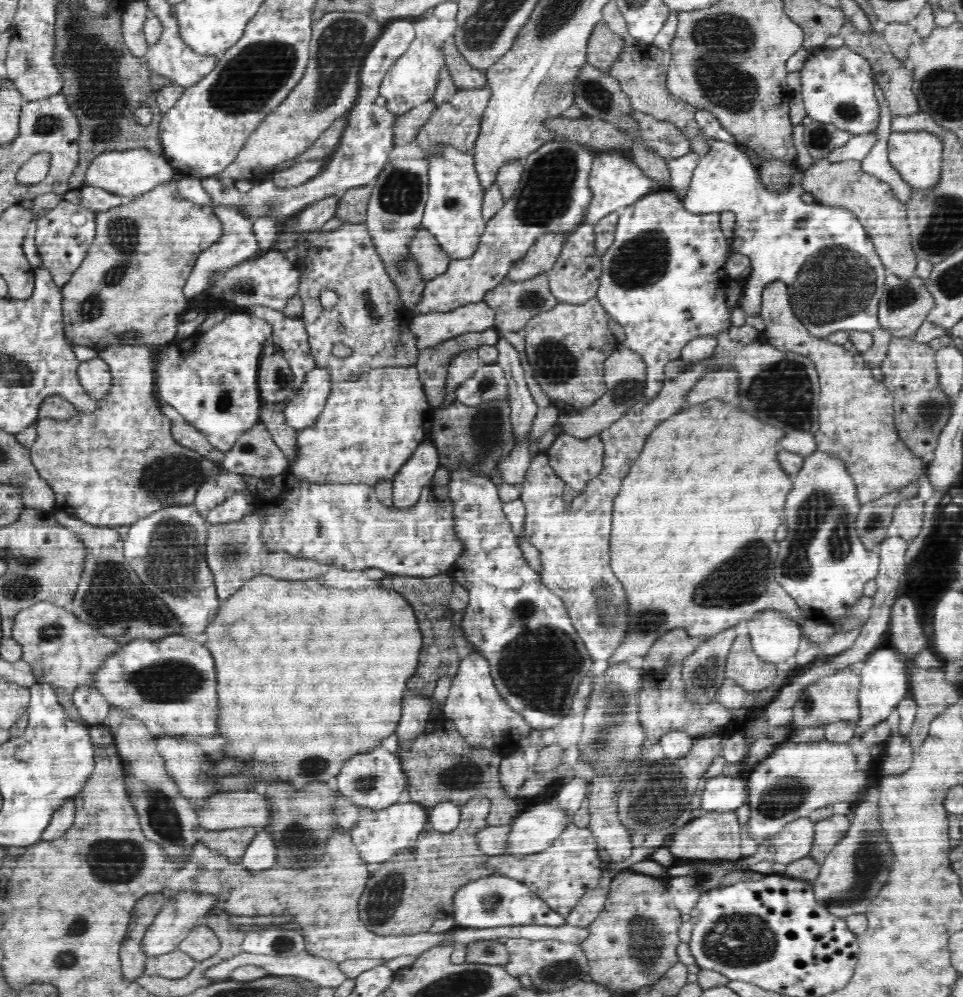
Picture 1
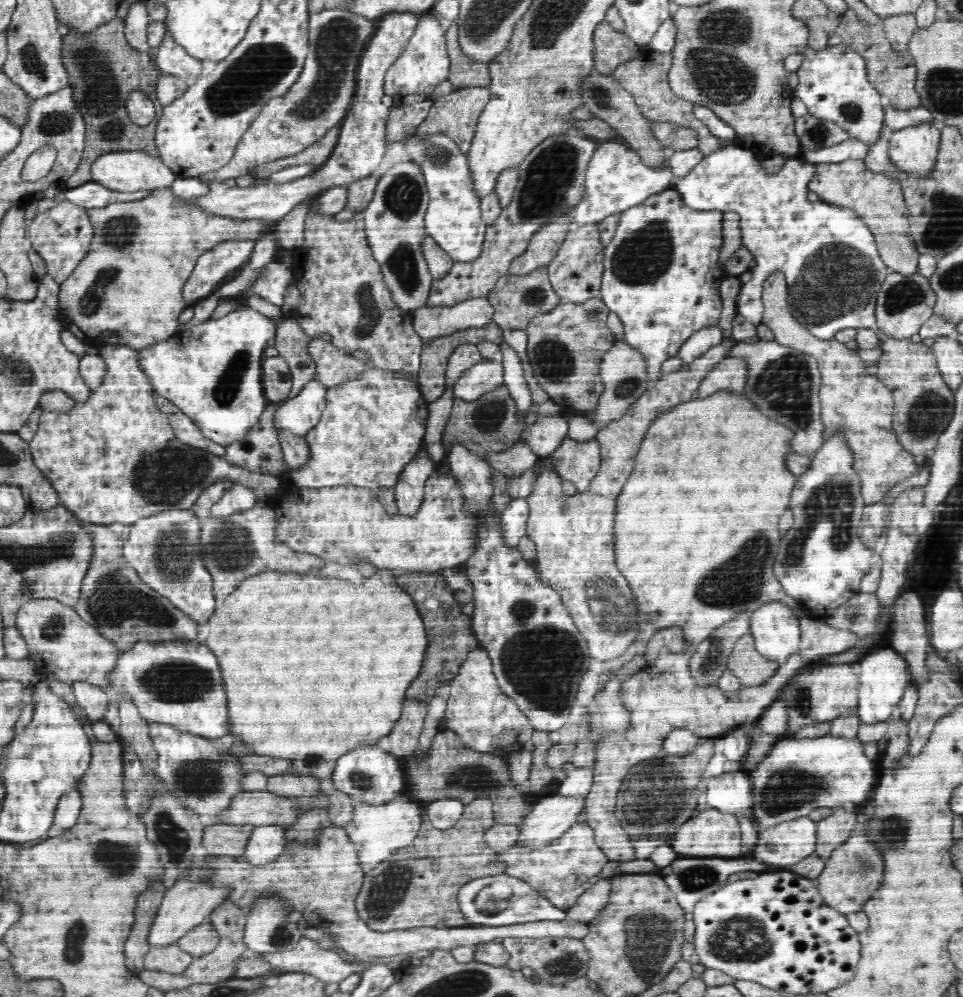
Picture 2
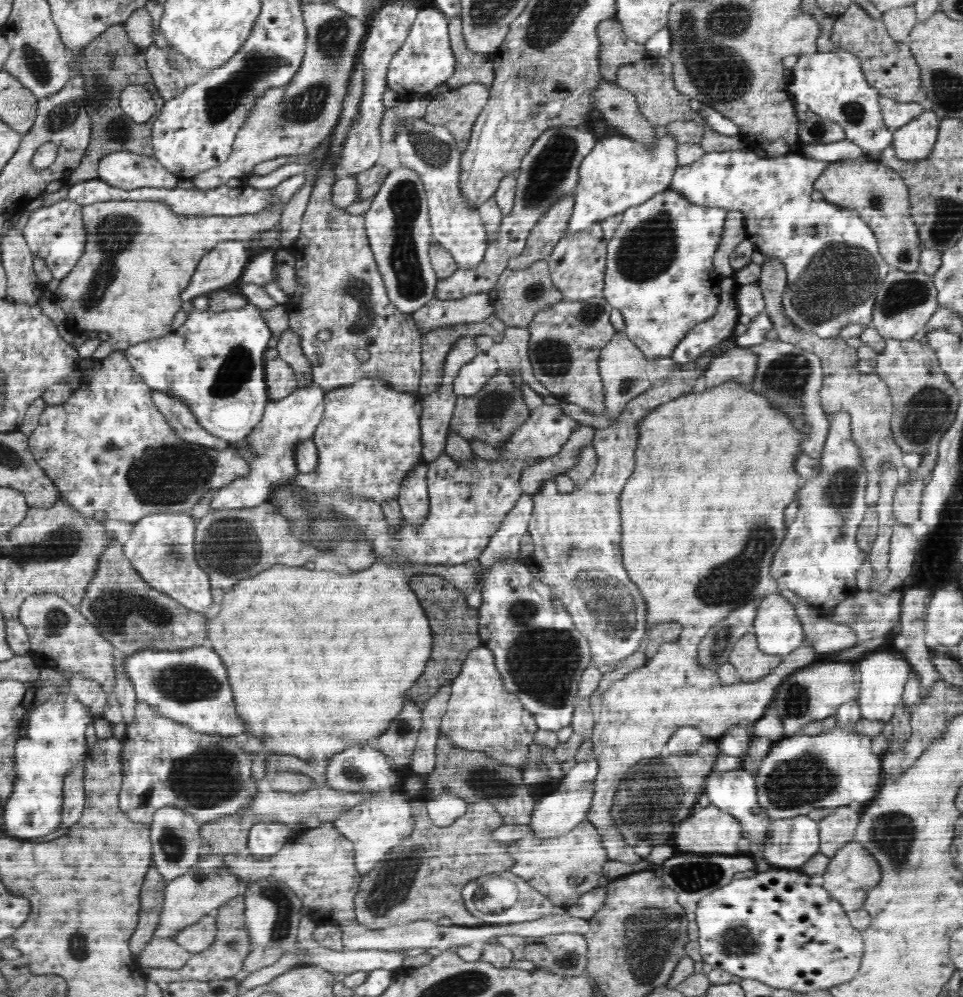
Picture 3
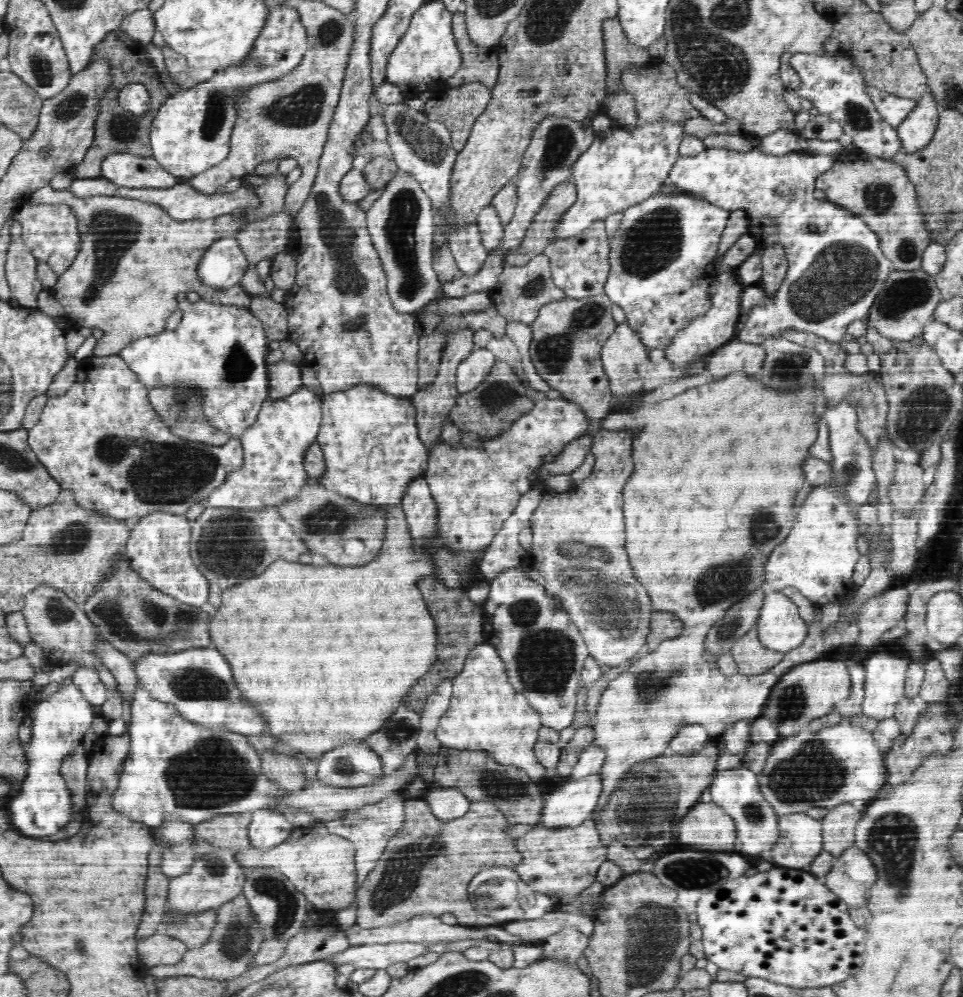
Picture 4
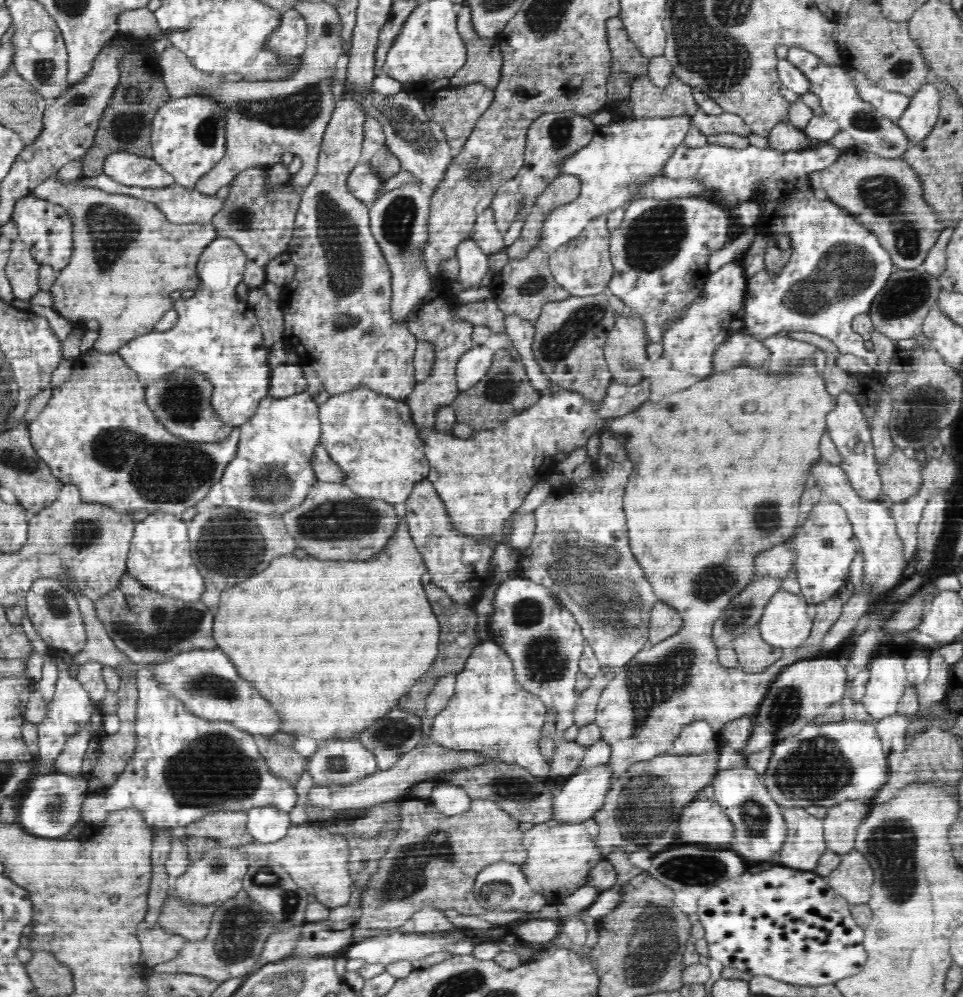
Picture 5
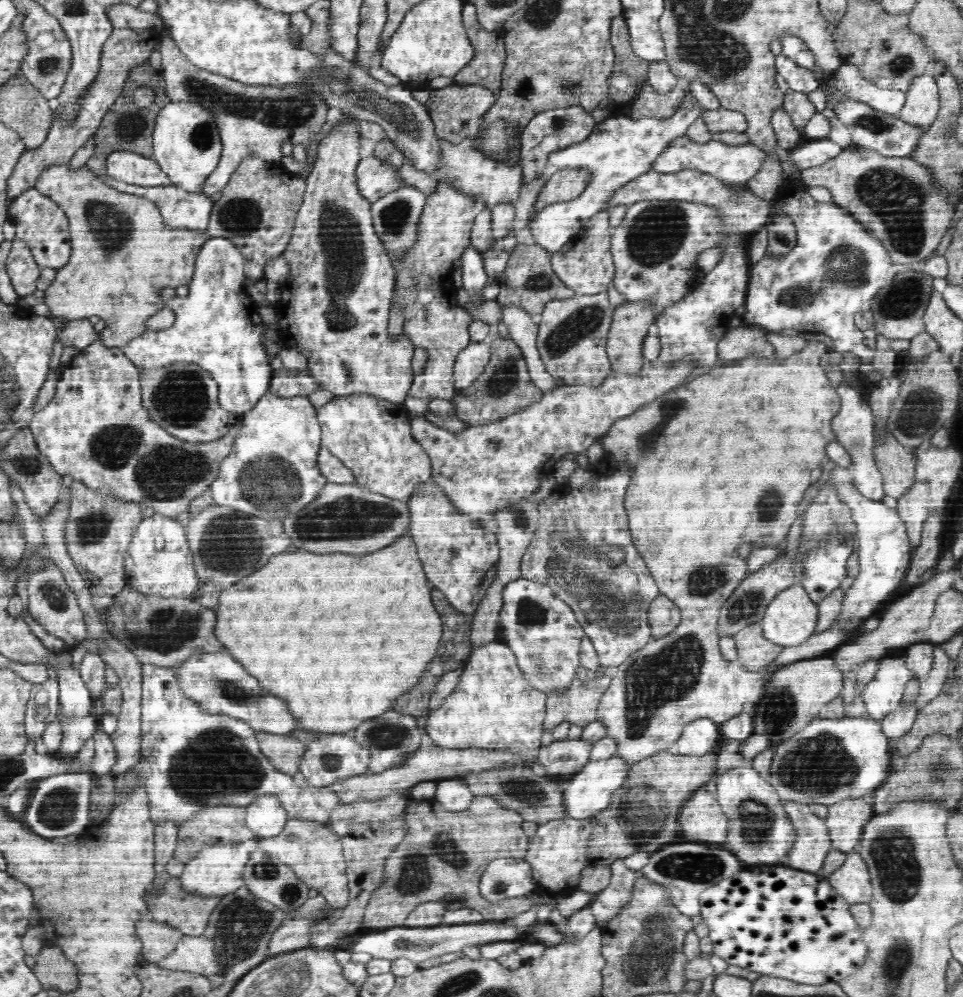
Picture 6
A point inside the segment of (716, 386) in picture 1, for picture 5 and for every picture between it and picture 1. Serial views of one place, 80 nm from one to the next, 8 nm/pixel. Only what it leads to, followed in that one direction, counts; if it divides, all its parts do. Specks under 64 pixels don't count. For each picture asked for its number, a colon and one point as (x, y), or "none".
2: (731, 371)
3: (739, 362)
4: (735, 355)
5: (740, 348)

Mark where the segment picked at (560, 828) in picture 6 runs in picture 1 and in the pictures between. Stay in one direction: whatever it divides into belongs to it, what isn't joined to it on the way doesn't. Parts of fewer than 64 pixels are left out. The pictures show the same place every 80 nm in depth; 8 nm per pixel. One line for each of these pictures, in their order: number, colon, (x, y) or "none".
1: (559, 876)
2: (562, 871)
3: (562, 868)
4: (562, 862)
5: (559, 857)

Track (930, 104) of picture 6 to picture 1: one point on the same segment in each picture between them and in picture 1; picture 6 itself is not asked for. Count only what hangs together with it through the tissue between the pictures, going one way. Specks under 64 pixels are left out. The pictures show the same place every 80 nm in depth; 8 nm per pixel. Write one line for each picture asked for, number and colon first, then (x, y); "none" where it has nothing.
1: (917, 155)
2: (914, 149)
3: (915, 140)
4: (916, 130)
5: (922, 113)

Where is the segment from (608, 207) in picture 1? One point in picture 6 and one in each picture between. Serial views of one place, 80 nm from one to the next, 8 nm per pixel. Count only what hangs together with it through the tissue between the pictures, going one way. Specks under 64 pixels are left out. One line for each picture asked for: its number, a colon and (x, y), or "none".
2: (617, 178)
3: (619, 172)
4: (620, 168)
5: (620, 157)
6: (619, 149)

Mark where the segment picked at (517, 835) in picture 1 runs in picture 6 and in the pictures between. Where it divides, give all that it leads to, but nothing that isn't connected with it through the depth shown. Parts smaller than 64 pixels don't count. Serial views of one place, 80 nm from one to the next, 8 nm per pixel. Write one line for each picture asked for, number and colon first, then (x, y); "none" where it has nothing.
2: (551, 817)
3: (556, 813)
4: (572, 803)
5: (583, 793)
6: (590, 790)

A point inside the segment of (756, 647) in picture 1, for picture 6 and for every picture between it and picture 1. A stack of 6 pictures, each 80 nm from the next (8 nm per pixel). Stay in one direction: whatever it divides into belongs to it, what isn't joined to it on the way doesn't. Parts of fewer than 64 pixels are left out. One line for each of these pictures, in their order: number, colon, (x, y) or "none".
2: (775, 626)
3: (778, 630)
4: (779, 625)
5: (786, 622)
6: (790, 618)

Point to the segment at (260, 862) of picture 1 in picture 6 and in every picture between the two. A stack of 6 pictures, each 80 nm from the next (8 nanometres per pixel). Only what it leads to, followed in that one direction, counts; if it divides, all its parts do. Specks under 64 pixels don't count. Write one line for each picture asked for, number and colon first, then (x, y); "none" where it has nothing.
2: (267, 843)
3: (267, 838)
4: (268, 828)
5: (266, 824)
6: (265, 816)

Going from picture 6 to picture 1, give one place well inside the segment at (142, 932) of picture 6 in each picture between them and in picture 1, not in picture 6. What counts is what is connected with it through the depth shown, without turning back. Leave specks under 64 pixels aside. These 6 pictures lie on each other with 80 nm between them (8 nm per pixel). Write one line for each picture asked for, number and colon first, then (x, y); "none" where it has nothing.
1: (176, 964)
2: (171, 958)
3: (165, 953)
4: (159, 948)
5: (157, 945)

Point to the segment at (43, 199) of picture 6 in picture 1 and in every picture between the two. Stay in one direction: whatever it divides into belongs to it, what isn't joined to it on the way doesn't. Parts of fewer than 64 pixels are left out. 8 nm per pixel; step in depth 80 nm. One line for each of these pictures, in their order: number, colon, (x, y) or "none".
1: (63, 236)
2: (61, 235)
3: (56, 233)
4: (50, 231)
5: (46, 228)

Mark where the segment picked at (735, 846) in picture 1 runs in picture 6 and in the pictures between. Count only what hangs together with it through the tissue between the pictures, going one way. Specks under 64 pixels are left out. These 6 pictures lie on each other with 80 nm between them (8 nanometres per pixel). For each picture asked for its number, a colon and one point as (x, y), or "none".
2: (711, 833)
3: (708, 829)
4: (703, 820)
5: (703, 822)
6: (702, 820)

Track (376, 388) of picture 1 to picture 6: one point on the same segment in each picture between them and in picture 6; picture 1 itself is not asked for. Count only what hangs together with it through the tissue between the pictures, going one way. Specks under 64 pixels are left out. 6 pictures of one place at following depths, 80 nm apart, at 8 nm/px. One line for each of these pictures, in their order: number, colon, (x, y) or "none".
2: (372, 427)
3: (368, 441)
4: (373, 452)
5: (373, 439)
6: (372, 437)

